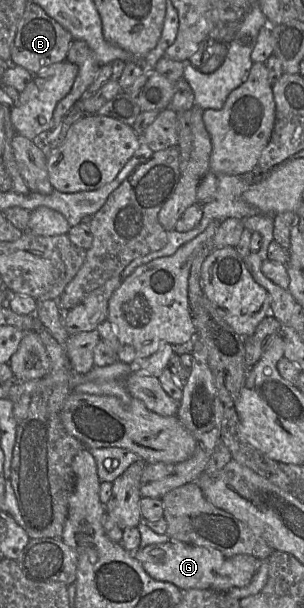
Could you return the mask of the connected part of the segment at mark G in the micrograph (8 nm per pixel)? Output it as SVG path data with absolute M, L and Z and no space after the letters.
M171 539L165 543L138 548L132 554L151 578L172 583L181 591L211 589L228 592L233 587L245 587L251 582L261 563L261 560L251 555L226 556L214 548L186 544Z

